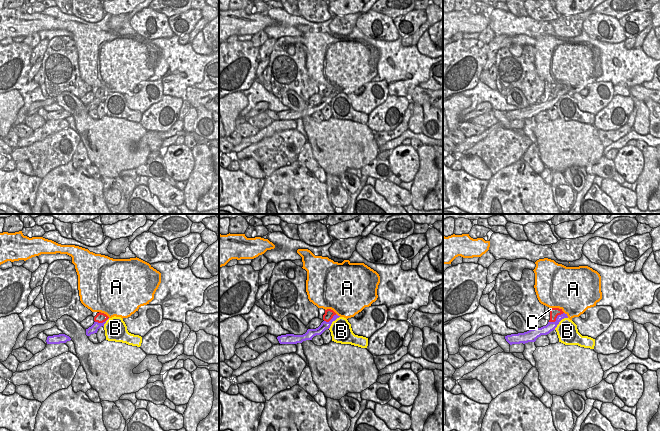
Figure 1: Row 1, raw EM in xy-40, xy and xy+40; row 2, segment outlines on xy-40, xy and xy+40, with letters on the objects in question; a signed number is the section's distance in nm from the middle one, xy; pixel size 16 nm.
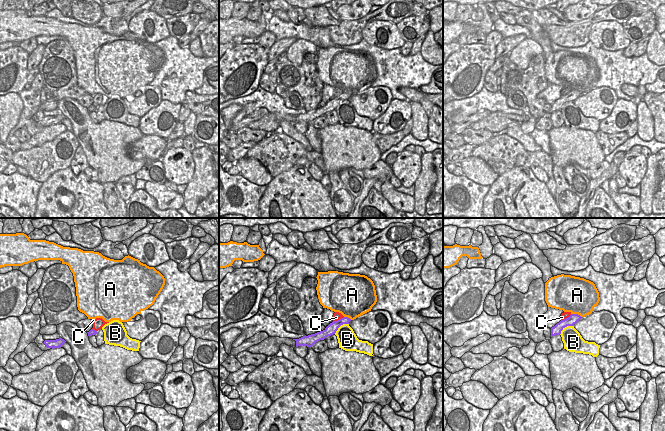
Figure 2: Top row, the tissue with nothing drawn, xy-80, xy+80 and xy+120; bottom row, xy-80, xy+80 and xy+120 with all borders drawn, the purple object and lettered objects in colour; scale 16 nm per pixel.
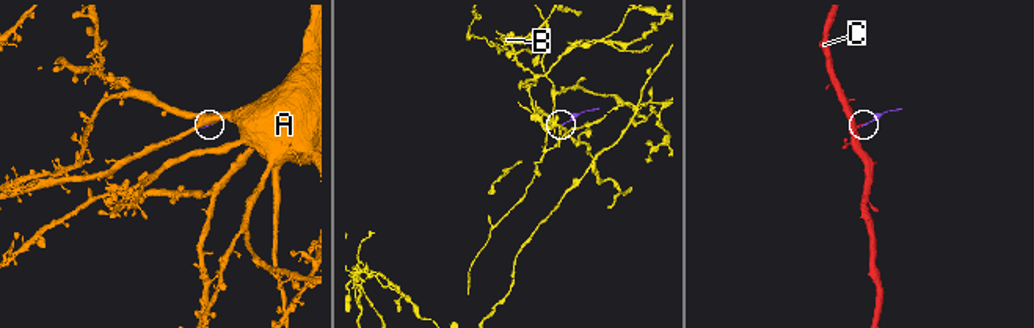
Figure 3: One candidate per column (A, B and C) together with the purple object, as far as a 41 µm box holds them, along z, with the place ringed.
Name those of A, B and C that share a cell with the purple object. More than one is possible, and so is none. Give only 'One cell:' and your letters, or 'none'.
One cell: none

